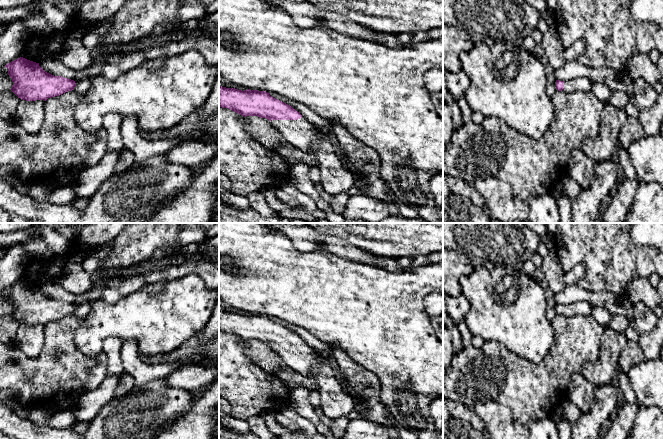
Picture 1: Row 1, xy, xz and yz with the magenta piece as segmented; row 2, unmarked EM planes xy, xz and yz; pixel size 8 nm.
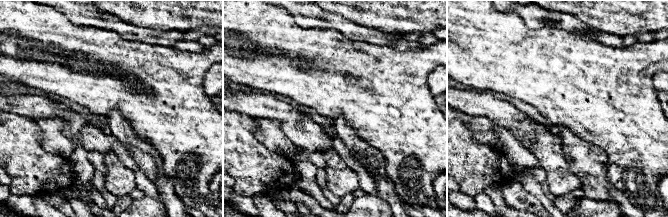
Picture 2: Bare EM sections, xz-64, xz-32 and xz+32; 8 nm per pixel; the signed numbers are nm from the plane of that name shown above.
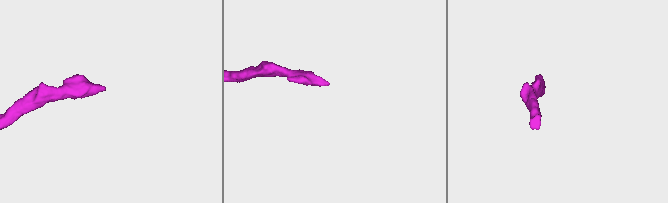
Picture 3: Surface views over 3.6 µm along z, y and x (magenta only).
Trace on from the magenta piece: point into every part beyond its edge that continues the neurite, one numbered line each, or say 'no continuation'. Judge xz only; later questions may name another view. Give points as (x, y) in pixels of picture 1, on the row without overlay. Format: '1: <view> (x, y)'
1: xz (301, 357)

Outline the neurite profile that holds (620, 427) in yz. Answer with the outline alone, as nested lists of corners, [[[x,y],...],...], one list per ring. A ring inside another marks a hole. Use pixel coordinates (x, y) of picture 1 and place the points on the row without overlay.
[[[622,399],[614,419],[606,425],[601,439],[628,439],[638,409],[637,404]]]

